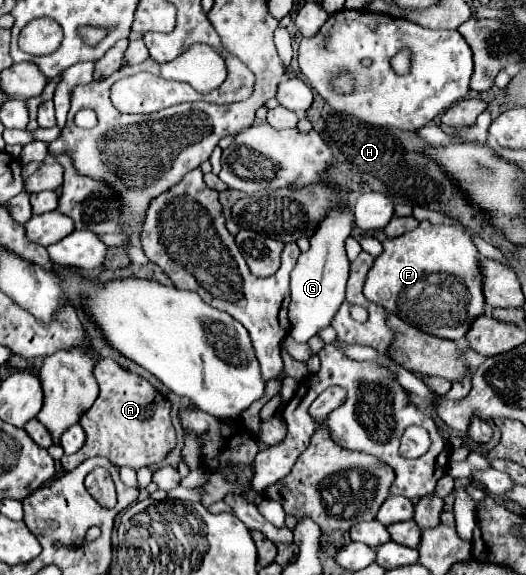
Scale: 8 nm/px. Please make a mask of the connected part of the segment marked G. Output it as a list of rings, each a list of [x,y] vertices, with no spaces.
[[[343,205],[331,207],[327,211],[325,219],[319,221],[319,227],[313,233],[313,237],[309,239],[309,243],[311,243],[309,251],[299,255],[297,265],[291,271],[291,287],[289,287],[291,289],[291,303],[289,303],[291,329],[289,329],[289,335],[297,343],[307,343],[321,329],[329,327],[335,313],[339,311],[339,307],[345,299],[345,283],[347,283],[347,277],[349,277],[349,261],[347,261],[347,255],[345,255],[345,239],[351,235],[351,231],[353,231],[353,211],[351,211],[351,207],[343,207]]]

